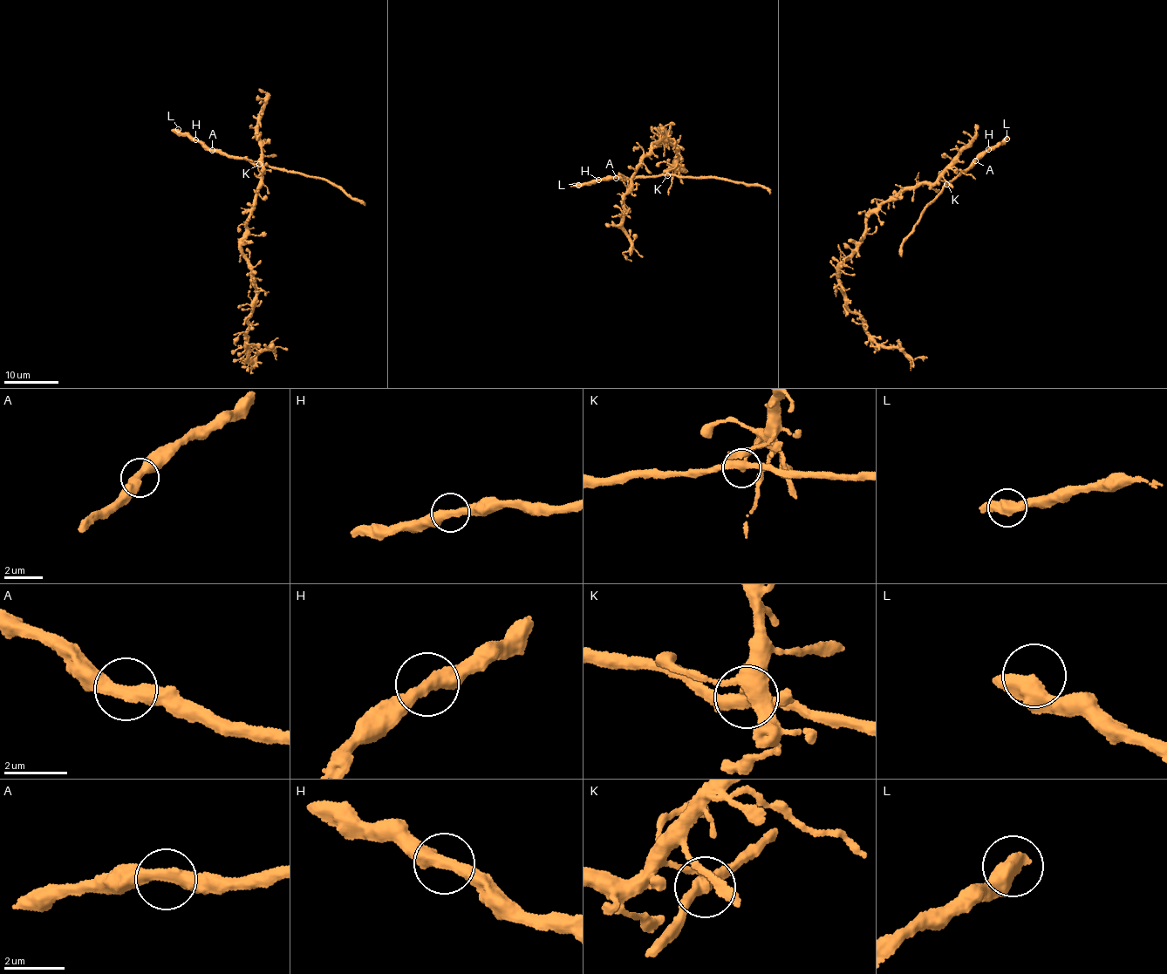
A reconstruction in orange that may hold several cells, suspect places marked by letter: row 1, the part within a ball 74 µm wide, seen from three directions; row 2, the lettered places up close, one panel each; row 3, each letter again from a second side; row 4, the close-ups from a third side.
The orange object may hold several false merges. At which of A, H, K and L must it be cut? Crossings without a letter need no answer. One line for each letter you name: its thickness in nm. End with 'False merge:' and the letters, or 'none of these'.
K: Thickness 320 nm
False merge: K

